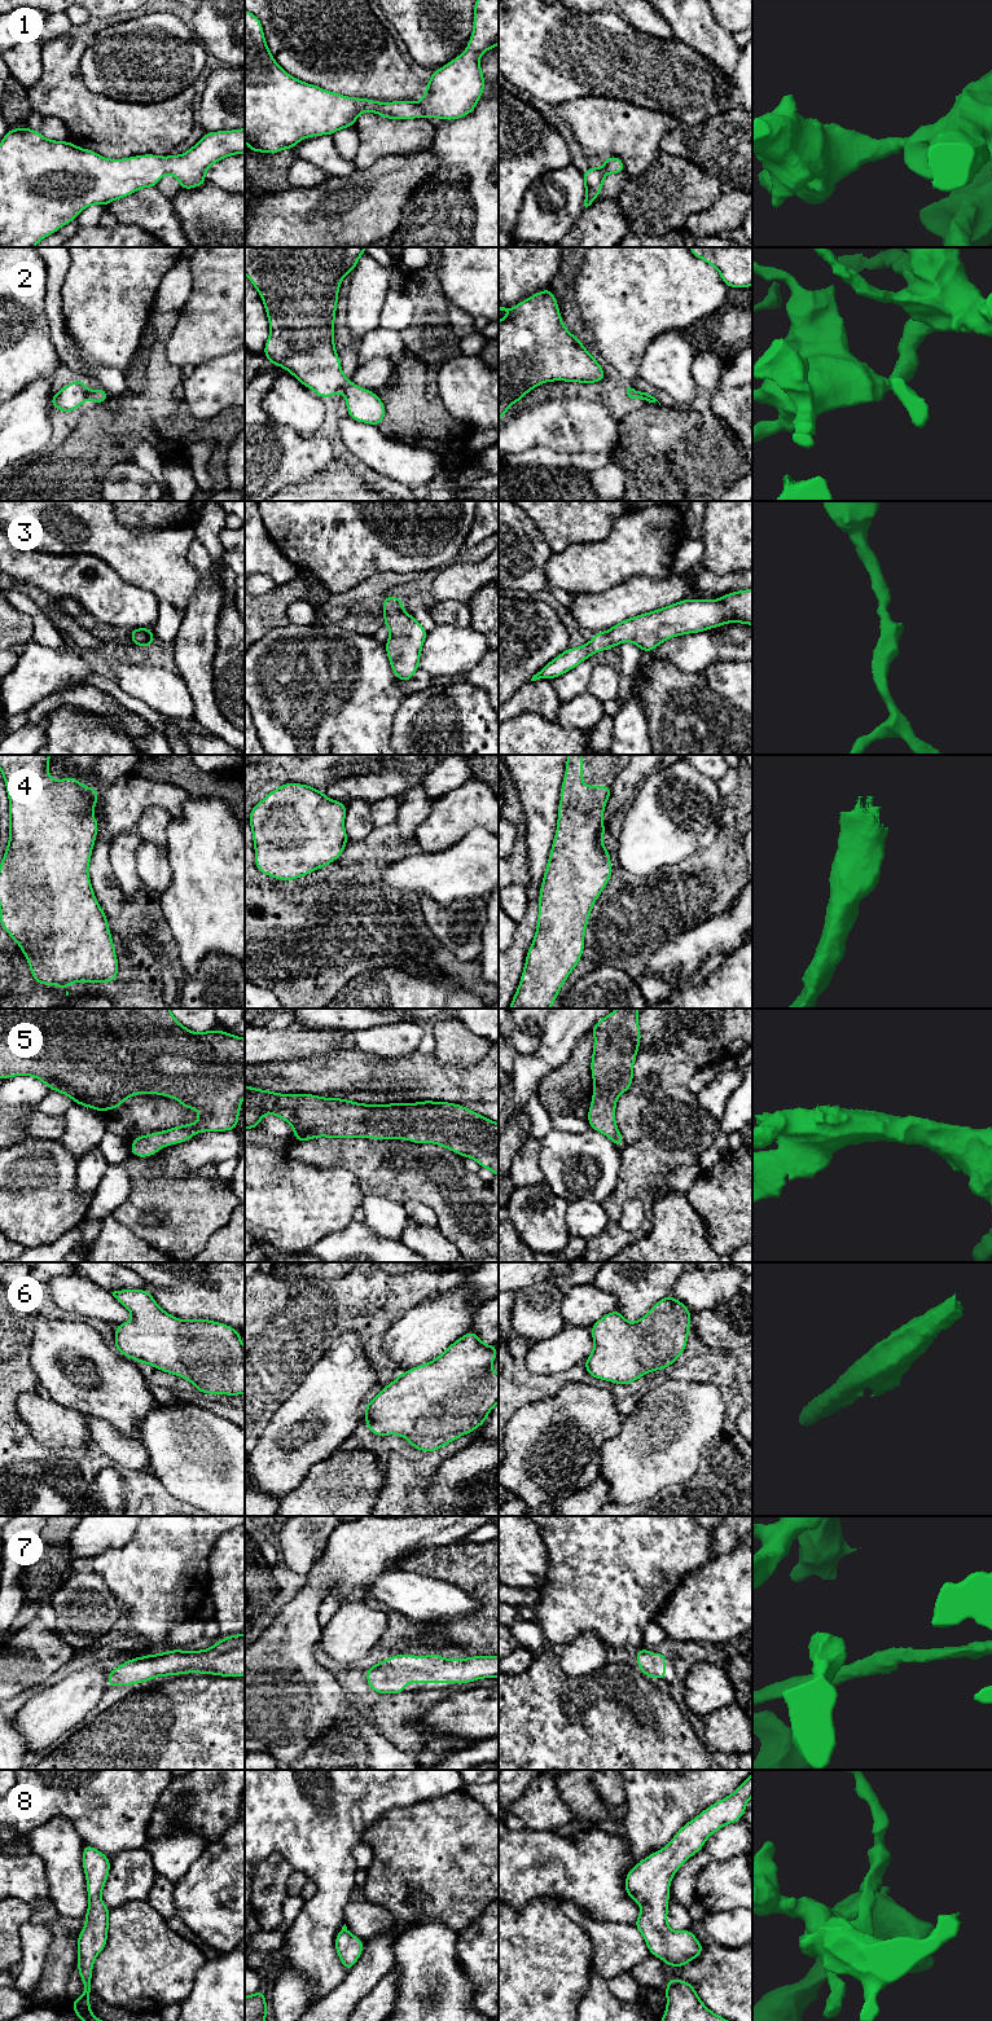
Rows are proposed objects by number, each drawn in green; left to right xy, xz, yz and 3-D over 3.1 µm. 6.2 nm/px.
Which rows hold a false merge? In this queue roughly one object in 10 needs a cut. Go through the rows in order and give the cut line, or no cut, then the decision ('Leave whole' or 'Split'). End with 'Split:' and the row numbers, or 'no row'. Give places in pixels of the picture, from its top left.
1: No split. Leave whole
2: No split. Leave whole
3: No split. Leave whole
4: No split. Leave whole
5: No split. Leave whole
6: No split. Leave whole
7: No split. Leave whole
8: No split. Leave whole
Split: no row

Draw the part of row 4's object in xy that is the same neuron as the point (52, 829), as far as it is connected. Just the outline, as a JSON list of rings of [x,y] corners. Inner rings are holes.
[[[0,755],[0,772],[5,779],[5,785],[6,785],[6,791],[8,791],[8,798],[9,798],[9,827],[10,827],[10,835],[9,835],[9,842],[8,842],[8,847],[5,849],[3,861],[0,864],[0,924],[1,927],[10,935],[10,937],[19,944],[21,950],[23,952],[25,957],[27,958],[27,963],[30,965],[30,970],[31,970],[31,975],[32,977],[36,980],[36,983],[41,984],[41,985],[49,985],[53,984],[57,988],[62,988],[66,990],[66,987],[69,984],[74,984],[78,981],[88,981],[91,984],[95,983],[111,983],[118,977],[118,958],[115,955],[115,948],[111,940],[111,933],[107,926],[107,917],[105,915],[105,913],[102,911],[95,893],[91,886],[91,879],[88,875],[88,865],[89,865],[89,860],[92,856],[92,848],[93,844],[96,842],[96,834],[97,834],[97,829],[98,829],[98,823],[97,820],[93,817],[92,810],[93,808],[97,805],[97,795],[98,791],[95,787],[85,787],[83,786],[76,778],[74,777],[67,777],[60,781],[54,781],[51,778],[49,773],[48,773],[48,764],[49,764],[49,759],[51,755]],[[66,990],[66,996],[69,996],[69,992]]]

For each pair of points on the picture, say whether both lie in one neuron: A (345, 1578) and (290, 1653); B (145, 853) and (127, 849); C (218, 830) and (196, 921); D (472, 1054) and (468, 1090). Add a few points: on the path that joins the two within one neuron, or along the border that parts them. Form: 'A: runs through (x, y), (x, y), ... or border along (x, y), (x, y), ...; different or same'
A: runs through (323, 1587), (304, 1606), (295, 1631); same
B: border along (141, 839), (136, 851), (136, 873), (140, 882); different
C: runs through (215, 852), (215, 899); same
D: border along (484, 1055), (468, 1067), (455, 1067), (440, 1060); different

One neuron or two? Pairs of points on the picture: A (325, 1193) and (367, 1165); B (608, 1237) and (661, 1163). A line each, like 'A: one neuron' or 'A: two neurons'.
A: two neurons
B: one neuron

